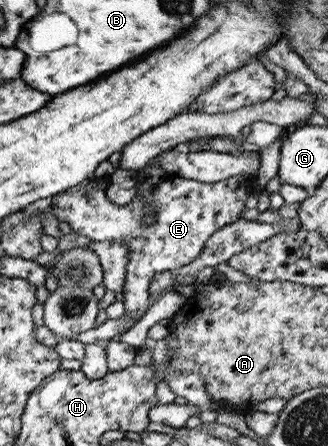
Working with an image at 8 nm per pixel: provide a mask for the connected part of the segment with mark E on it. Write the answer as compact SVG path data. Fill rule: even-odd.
M238 175L215 183L177 178L170 180L170 184L159 184L151 194L158 207L158 218L148 228L142 226L143 196L139 188L130 204L118 206L106 196L111 185L109 177L93 183L82 181L71 189L55 194L50 210L58 216L58 221L66 222L80 236L98 242L119 240L127 244L129 253L125 266L123 303L125 314L133 314L147 308L149 282L155 274L164 270L176 272L190 264L200 254L204 243L212 234L242 219L240 214L252 192L252 182L250 176Z

